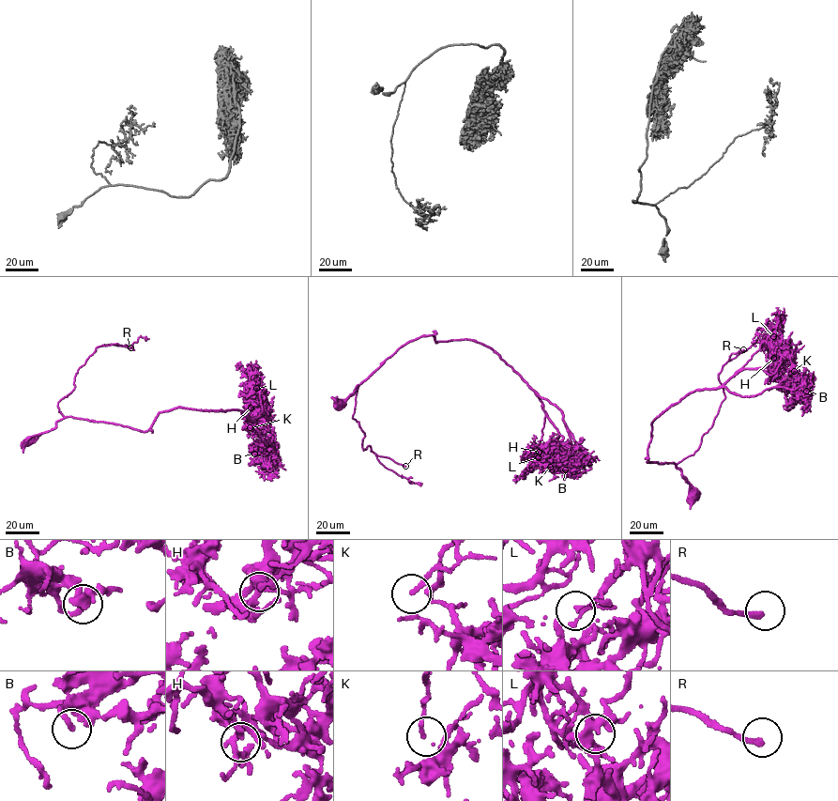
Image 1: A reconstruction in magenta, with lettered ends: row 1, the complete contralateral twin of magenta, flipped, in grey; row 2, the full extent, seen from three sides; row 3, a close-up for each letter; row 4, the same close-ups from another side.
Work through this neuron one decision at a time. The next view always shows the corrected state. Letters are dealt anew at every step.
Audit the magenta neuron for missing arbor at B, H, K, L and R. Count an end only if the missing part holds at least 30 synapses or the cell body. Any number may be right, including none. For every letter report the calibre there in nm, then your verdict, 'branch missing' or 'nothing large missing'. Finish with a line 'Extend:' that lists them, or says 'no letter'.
B: 180 nm thick; nothing large missing
H: 140 nm thick; nothing large missing
K: 110 nm thick; nothing large missing
L: 180 nm thick; branch missing
R: 200 nm thick; branch missing
Extend: L, R

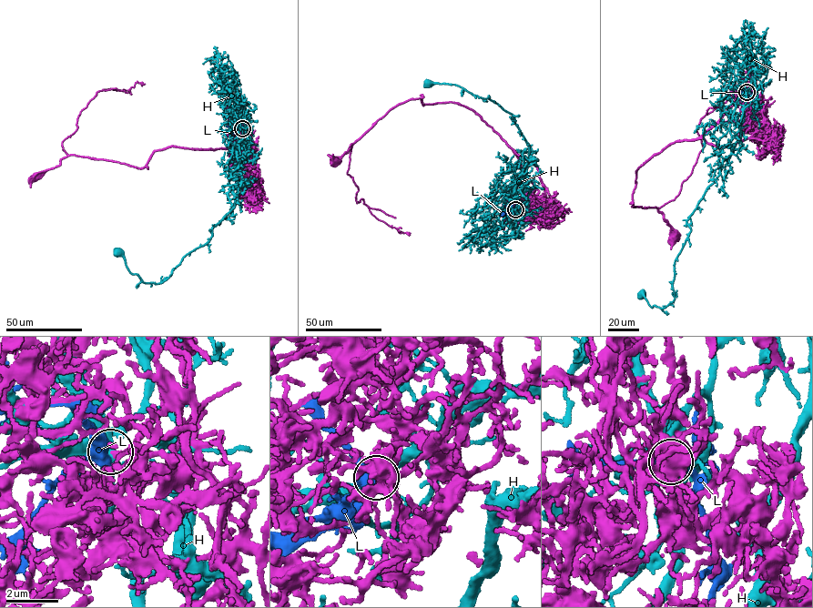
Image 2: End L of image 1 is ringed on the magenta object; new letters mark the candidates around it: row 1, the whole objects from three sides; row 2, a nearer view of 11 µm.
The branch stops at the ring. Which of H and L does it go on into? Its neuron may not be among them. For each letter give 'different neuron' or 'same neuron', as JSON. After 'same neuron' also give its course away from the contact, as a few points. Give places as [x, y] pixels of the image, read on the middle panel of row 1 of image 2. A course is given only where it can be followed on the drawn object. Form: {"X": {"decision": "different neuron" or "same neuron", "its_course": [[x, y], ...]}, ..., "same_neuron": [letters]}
{"H": {"decision": "different neuron"}, "L": {"decision": "different neuron"}, "same_neuron": []}

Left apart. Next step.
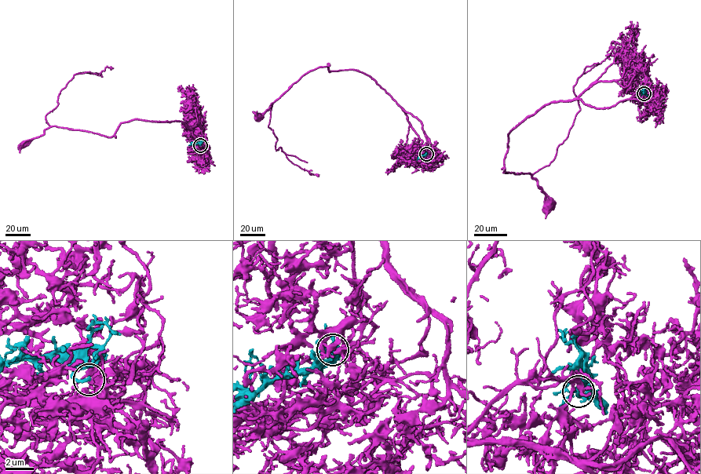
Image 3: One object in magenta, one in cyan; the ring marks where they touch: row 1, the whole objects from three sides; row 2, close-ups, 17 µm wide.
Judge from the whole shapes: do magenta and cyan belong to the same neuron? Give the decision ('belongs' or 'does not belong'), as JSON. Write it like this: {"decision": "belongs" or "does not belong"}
{"decision": "belongs"}

